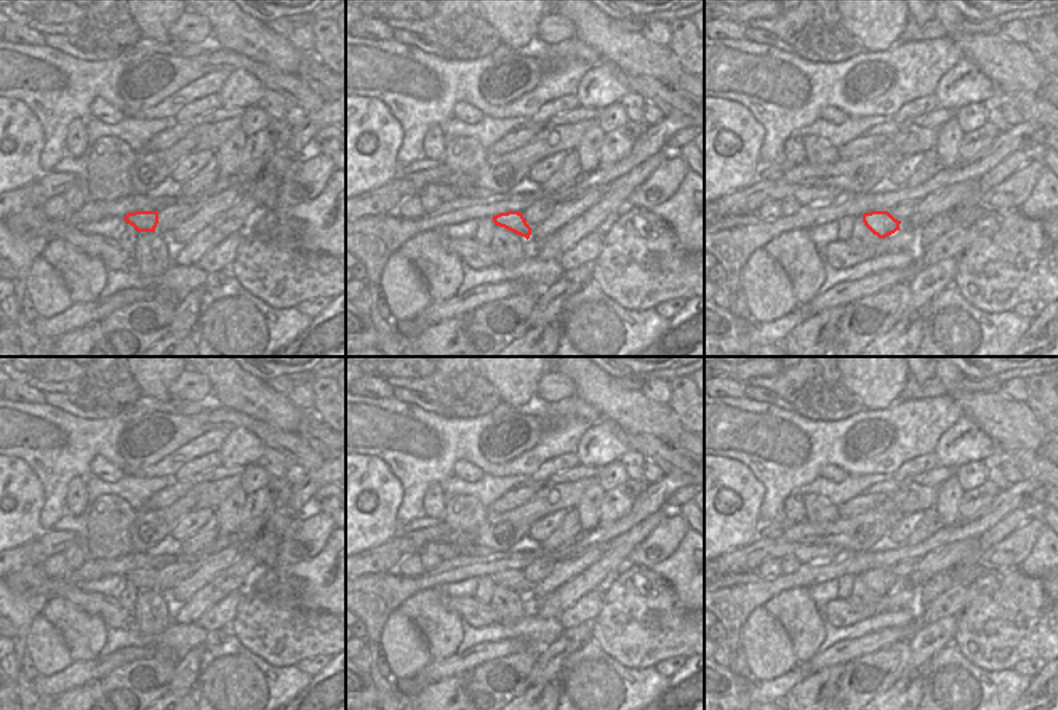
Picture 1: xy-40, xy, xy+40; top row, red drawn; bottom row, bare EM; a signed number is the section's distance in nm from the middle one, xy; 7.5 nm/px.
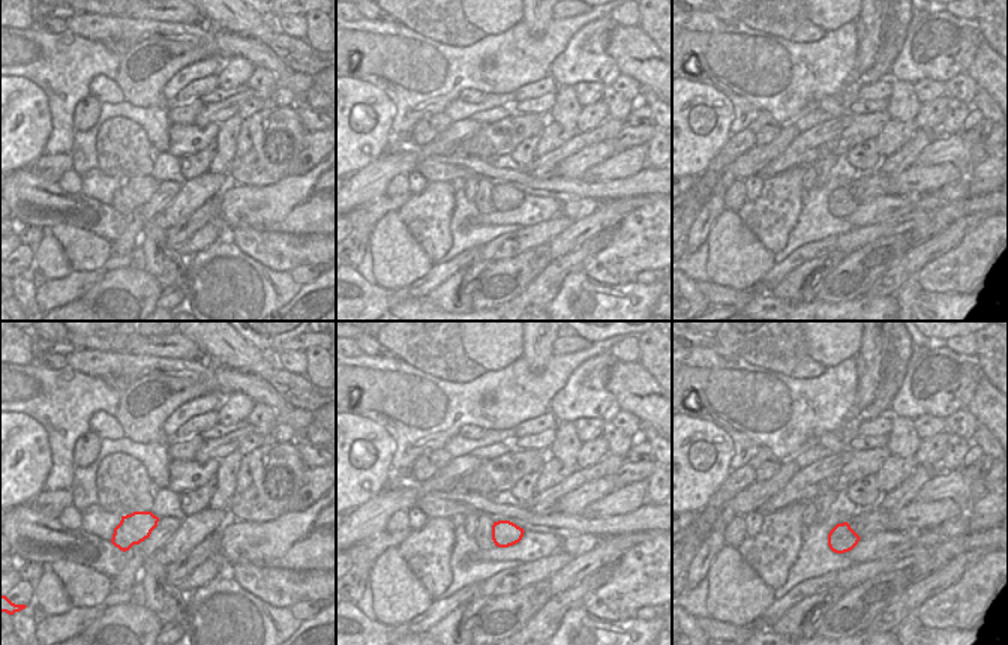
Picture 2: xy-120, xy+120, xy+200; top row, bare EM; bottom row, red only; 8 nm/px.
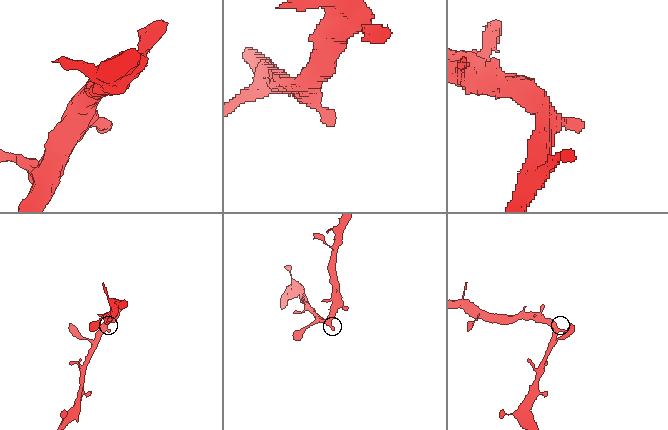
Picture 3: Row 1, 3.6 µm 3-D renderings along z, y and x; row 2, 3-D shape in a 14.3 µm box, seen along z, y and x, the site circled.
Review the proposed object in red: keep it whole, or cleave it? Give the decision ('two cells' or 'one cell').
one cell

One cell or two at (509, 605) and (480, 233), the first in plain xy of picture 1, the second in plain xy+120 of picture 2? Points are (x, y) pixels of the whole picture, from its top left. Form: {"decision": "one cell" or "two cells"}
{"decision": "two cells"}

